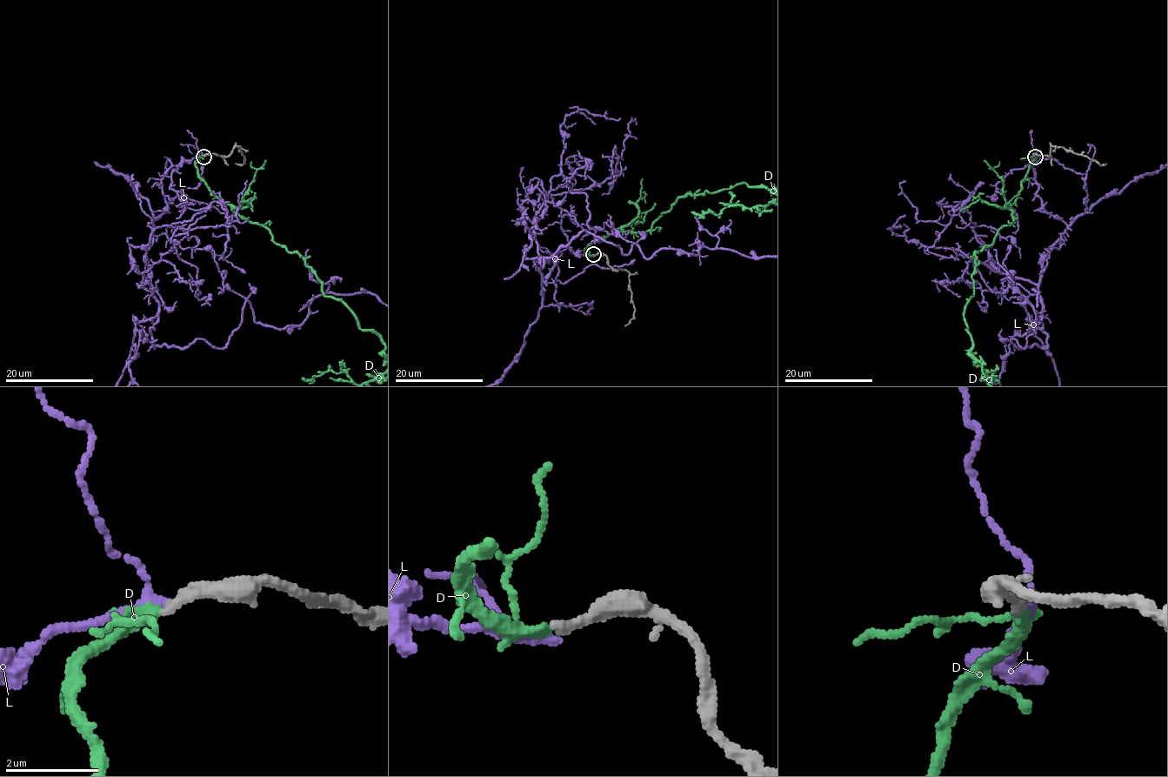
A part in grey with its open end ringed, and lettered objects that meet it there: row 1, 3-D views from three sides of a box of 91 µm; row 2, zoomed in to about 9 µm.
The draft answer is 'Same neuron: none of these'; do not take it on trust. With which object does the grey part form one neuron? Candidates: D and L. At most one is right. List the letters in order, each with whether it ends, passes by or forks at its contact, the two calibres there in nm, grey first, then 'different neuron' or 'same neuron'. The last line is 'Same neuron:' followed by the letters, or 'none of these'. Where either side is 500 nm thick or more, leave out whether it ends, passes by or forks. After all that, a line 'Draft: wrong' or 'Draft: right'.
D: it passes by; 240 nm thick on the grey side, 200 nm on the other; same neuron
L: it passes by; 240 nm thick on the grey side, 170 nm on the other; different neuron
Same neuron: D
Draft: wrong

